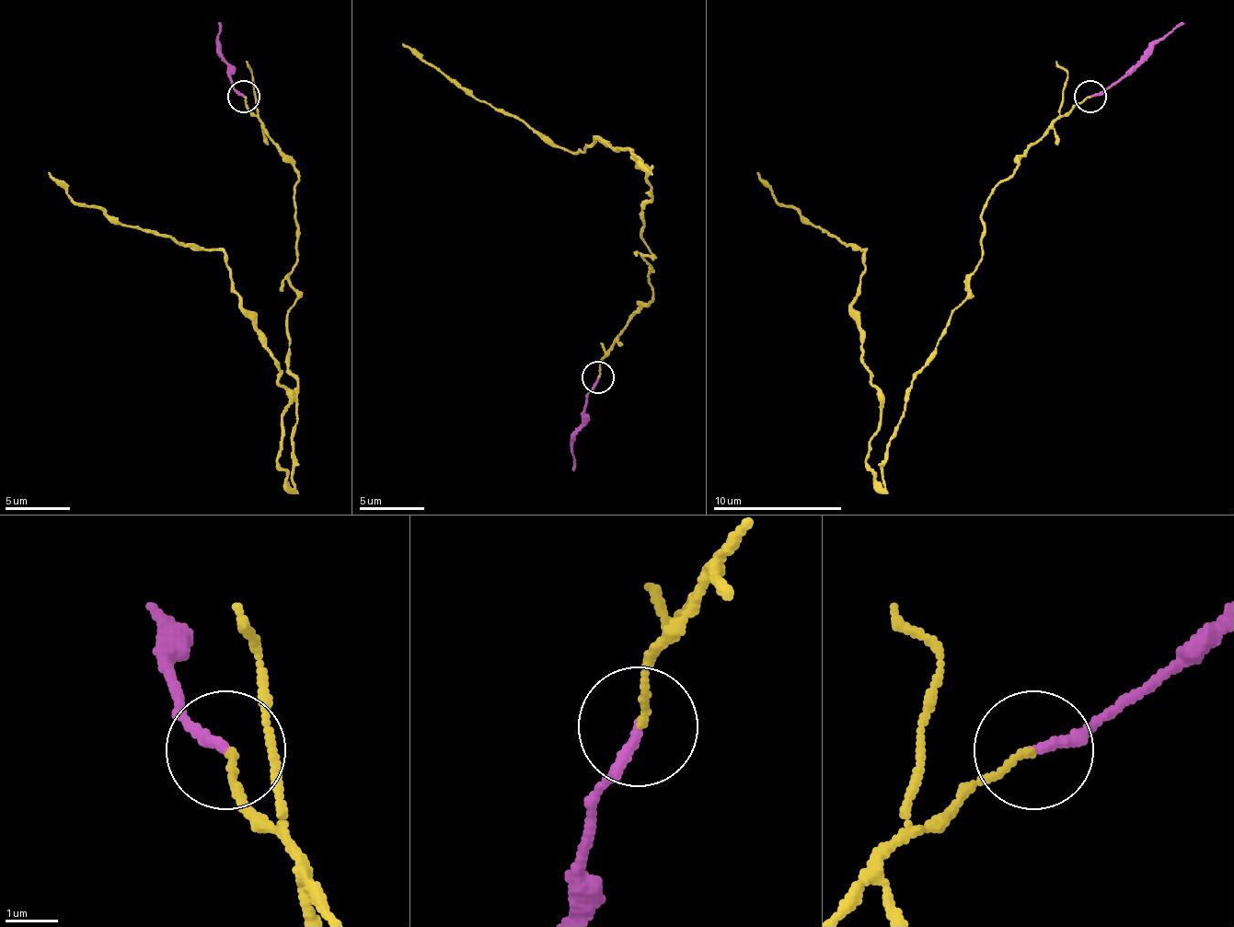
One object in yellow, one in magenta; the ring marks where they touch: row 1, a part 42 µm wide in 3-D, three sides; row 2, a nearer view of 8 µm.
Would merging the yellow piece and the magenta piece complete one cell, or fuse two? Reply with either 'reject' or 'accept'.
reject

